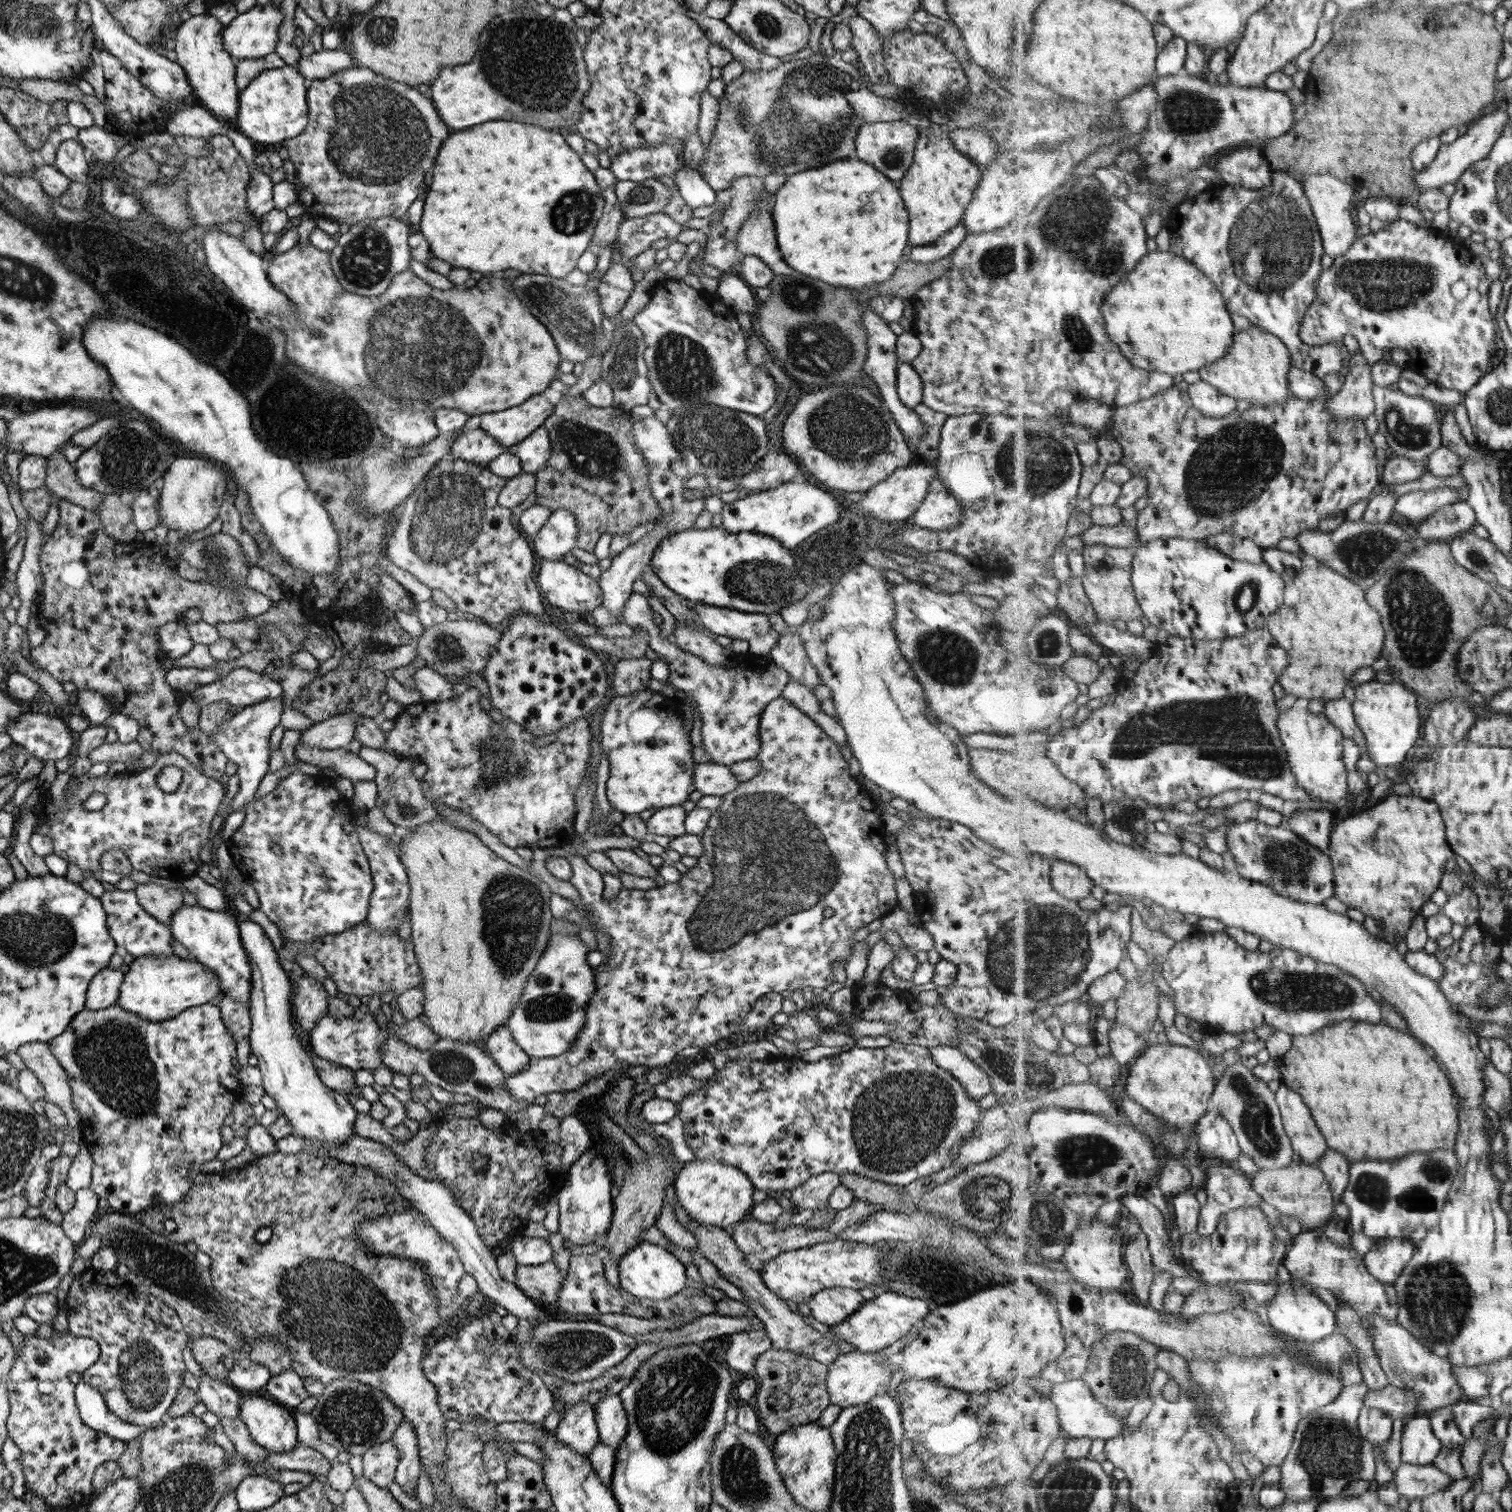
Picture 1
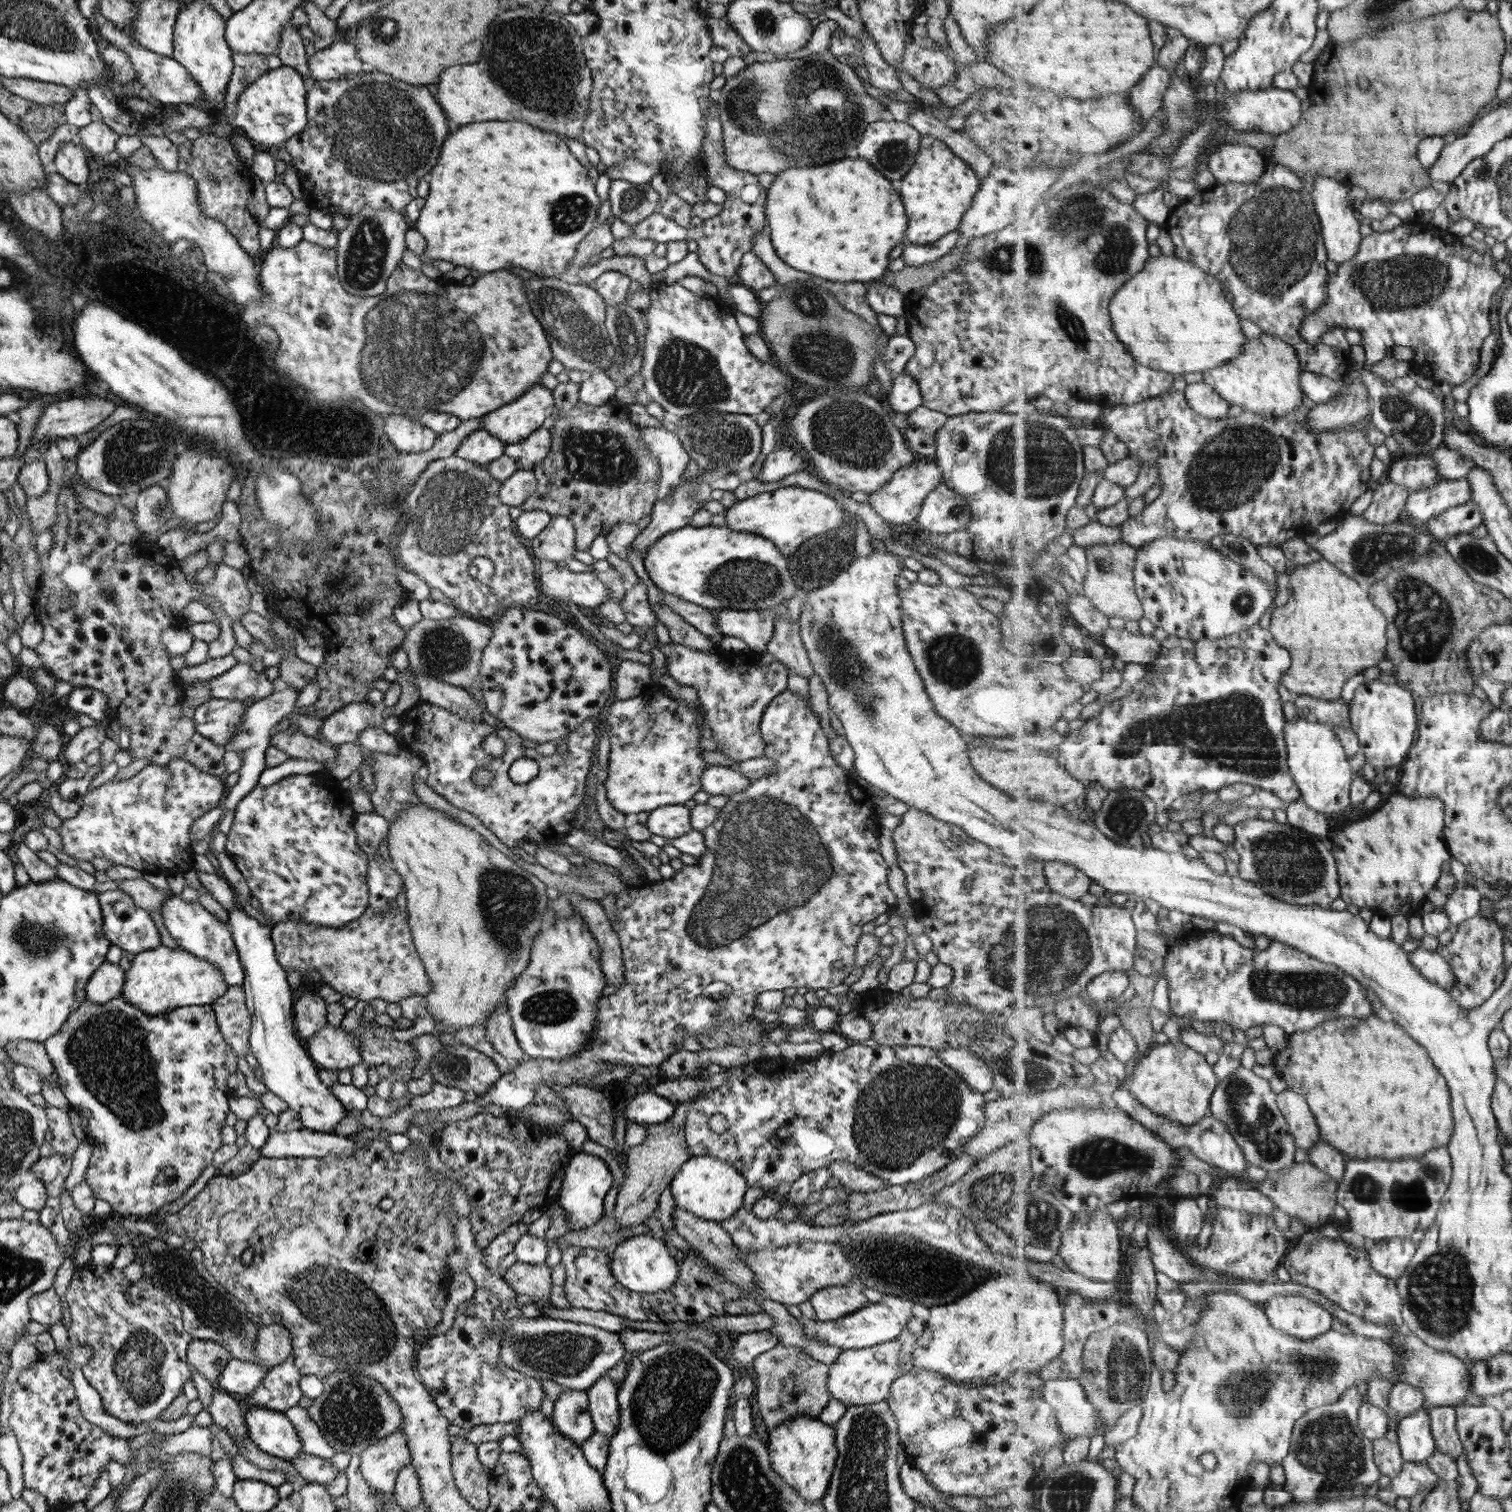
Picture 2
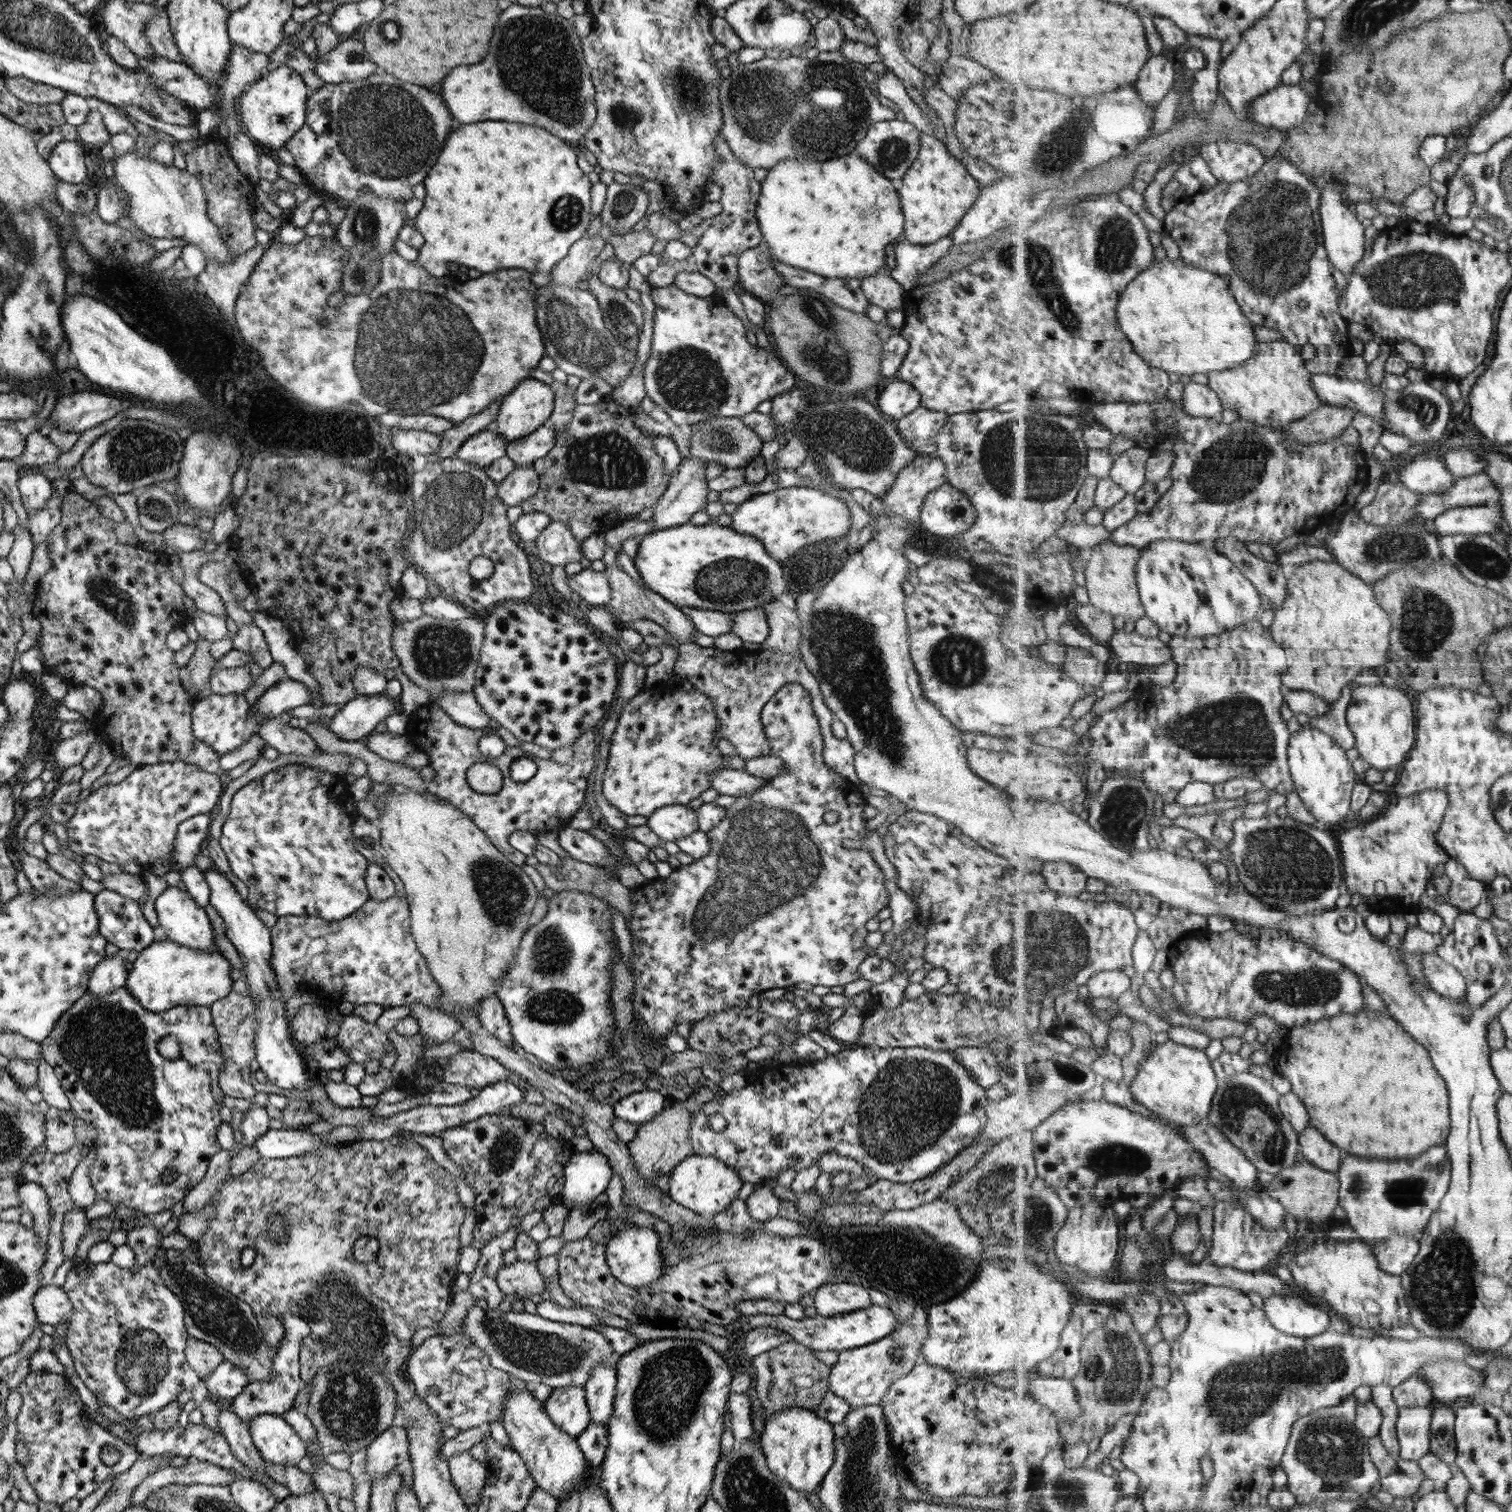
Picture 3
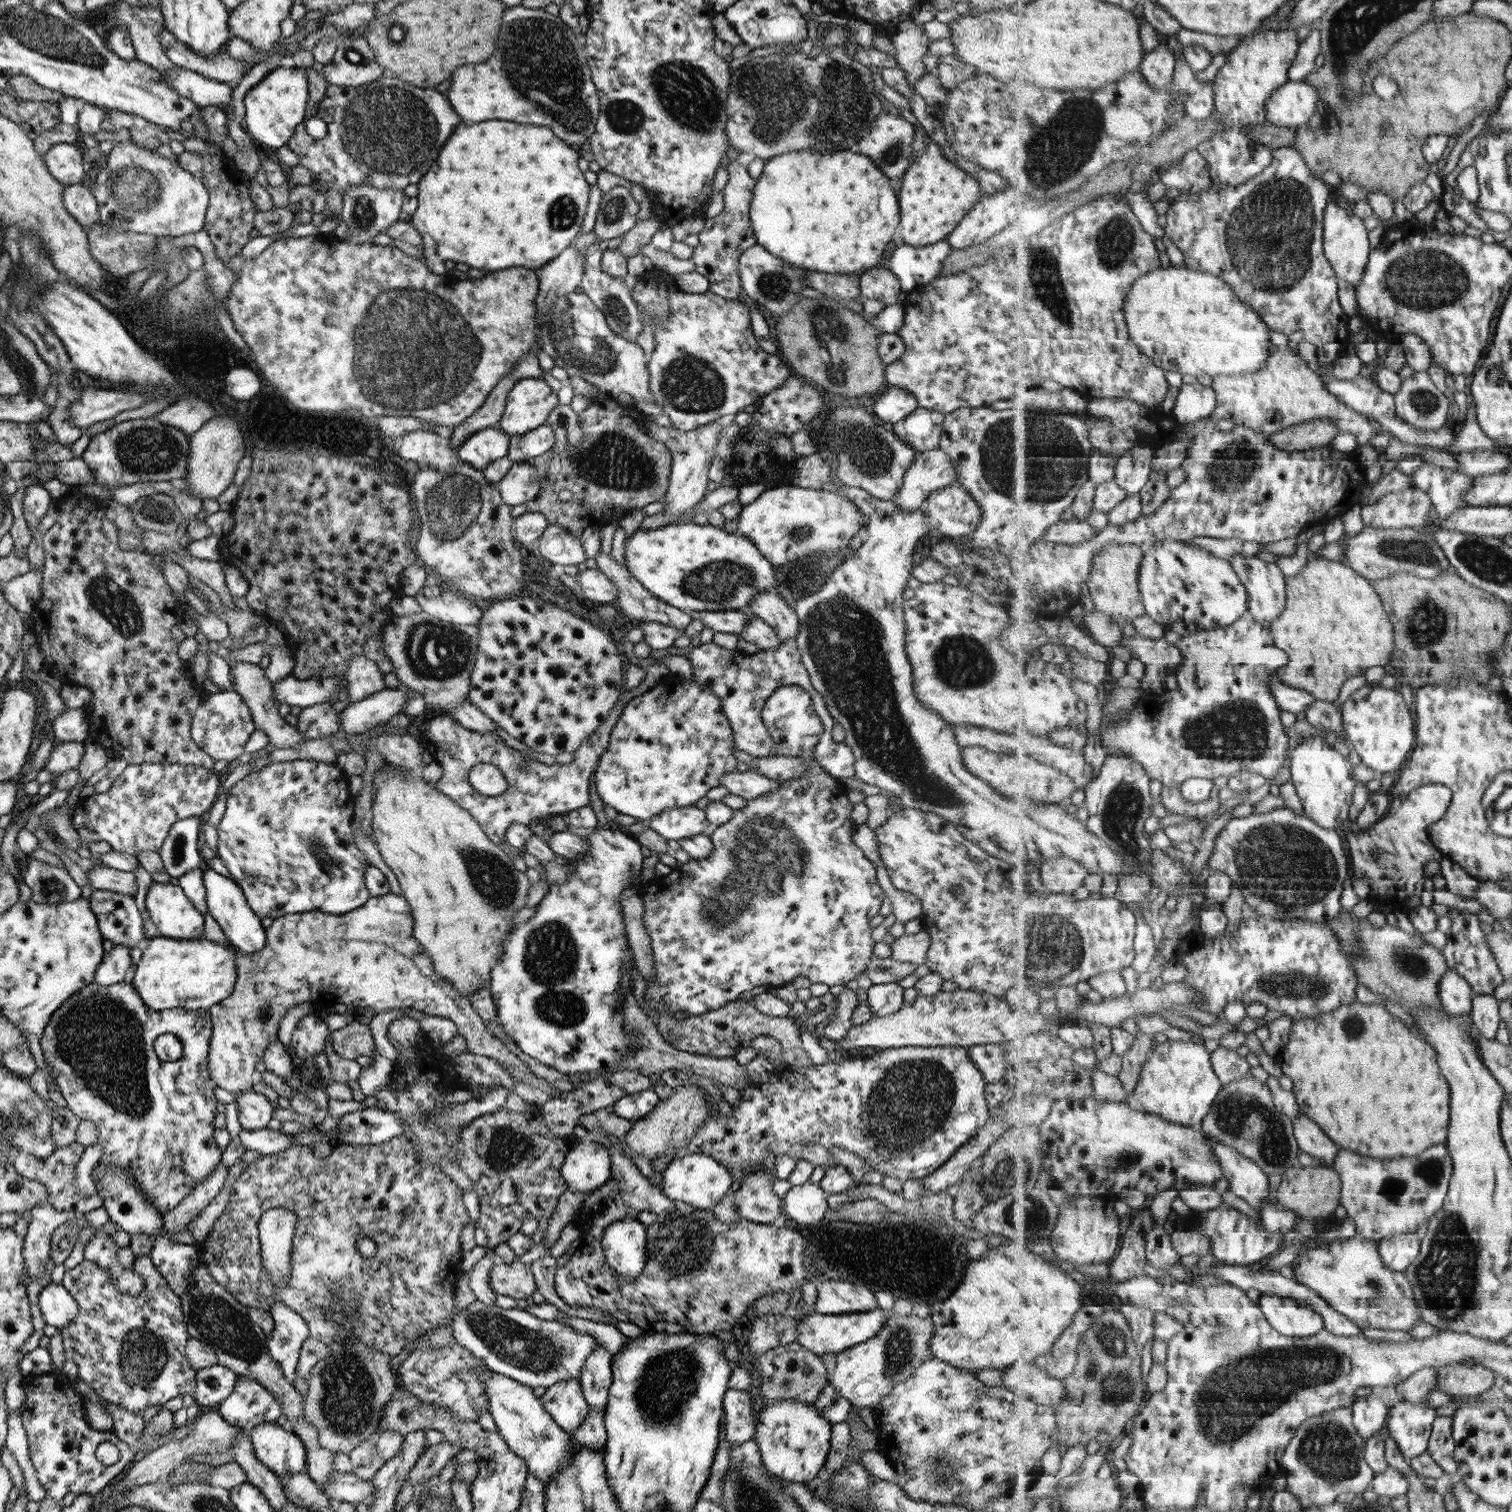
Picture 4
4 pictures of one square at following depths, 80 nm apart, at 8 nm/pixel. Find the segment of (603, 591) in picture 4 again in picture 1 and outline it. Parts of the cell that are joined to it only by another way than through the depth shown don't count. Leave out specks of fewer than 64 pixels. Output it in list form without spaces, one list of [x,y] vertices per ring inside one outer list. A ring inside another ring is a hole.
[[[542,559],[535,584],[549,604],[561,612],[591,612],[601,603],[598,581],[562,559]]]

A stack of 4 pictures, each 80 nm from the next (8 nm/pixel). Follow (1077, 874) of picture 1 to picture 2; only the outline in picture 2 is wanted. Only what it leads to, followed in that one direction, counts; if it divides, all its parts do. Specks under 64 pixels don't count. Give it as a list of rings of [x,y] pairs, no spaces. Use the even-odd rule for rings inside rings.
[[[1046,861],[1044,865],[1044,874],[1053,891],[1075,900],[1089,893],[1094,881],[1079,867],[1059,861]]]

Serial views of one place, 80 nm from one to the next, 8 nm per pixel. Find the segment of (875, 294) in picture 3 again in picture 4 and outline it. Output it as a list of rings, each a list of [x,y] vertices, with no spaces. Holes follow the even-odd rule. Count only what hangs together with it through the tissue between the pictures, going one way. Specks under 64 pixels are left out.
[[[875,266],[859,276],[858,292],[863,299],[874,298],[881,300],[884,304],[899,304],[897,294],[900,284],[897,277],[883,266]]]

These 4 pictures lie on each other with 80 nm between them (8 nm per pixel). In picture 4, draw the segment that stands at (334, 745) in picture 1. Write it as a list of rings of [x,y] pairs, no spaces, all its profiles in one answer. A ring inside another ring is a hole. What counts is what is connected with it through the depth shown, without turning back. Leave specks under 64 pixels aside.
[[[401,686],[397,689],[384,687],[355,703],[349,703],[340,712],[339,732],[347,736],[357,736],[379,724],[387,723],[391,716],[404,709],[407,702],[406,689]]]

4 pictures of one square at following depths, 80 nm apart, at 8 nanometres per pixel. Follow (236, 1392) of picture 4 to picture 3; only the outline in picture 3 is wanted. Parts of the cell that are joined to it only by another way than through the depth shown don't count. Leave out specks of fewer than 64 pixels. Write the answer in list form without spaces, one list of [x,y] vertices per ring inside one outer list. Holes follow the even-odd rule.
[[[283,1313],[277,1316],[277,1319],[284,1328],[284,1335],[273,1356],[271,1372],[268,1380],[257,1380],[248,1382],[241,1392],[232,1399],[226,1401],[228,1408],[234,1412],[240,1420],[247,1423],[256,1414],[274,1414],[281,1416],[287,1410],[293,1408],[293,1400],[302,1380],[298,1373],[298,1352],[300,1351],[300,1342],[307,1336],[309,1327],[302,1318],[293,1316],[289,1313]]]

